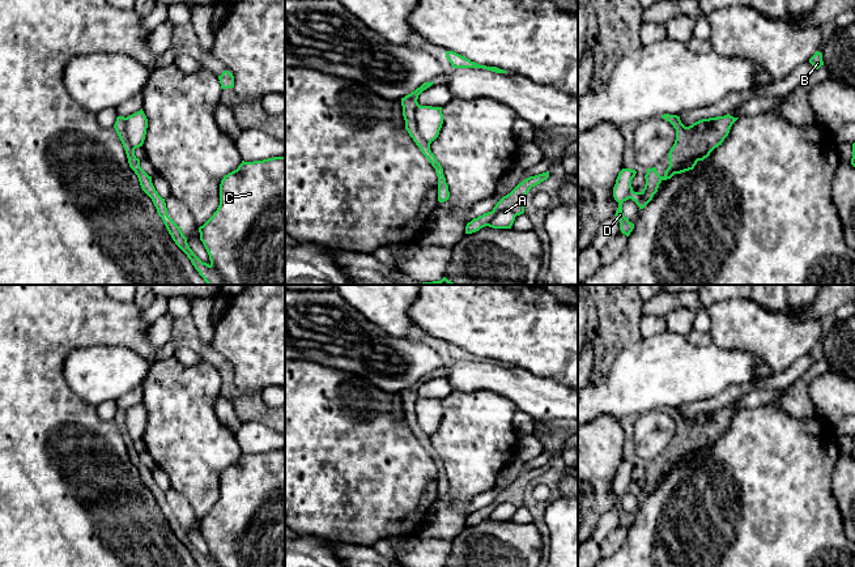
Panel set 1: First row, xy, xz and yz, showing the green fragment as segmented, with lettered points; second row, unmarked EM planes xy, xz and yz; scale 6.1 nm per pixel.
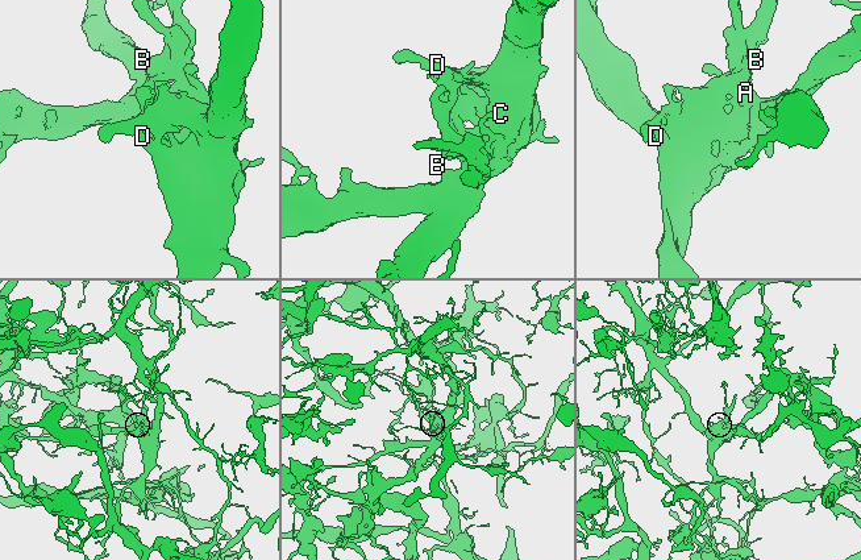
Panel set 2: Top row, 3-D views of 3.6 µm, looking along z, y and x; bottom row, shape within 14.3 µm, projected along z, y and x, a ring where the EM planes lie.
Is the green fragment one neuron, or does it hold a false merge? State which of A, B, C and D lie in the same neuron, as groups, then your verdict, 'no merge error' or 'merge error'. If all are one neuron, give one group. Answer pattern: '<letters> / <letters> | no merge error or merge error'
A C D / B | merge error

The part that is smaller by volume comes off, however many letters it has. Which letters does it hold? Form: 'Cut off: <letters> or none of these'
Cut off: B

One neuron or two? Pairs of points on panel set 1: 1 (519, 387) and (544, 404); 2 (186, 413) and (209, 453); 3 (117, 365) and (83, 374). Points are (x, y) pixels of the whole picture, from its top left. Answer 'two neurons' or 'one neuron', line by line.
1: one neuron
2: one neuron
3: one neuron

